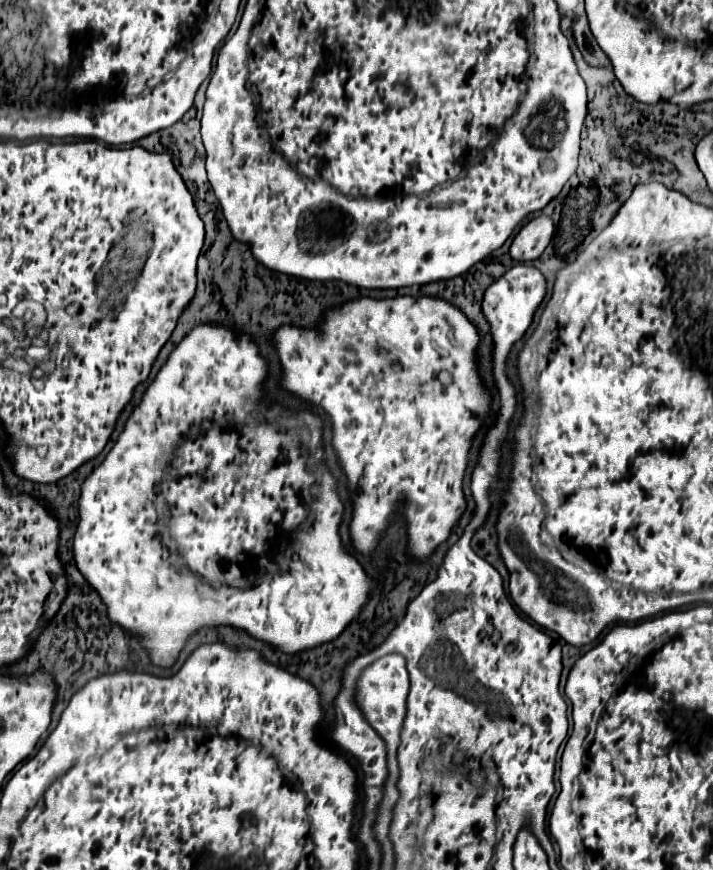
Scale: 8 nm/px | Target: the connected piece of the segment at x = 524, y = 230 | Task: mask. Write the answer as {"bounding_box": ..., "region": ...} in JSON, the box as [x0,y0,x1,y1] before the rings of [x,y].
{"bounding_box":[511,217,555,261],"region":[[[535,217],[527,225],[521,227],[521,231],[515,235],[511,243],[511,257],[515,261],[533,261],[537,259],[545,247],[549,245],[553,237],[555,225],[549,217]]]}

